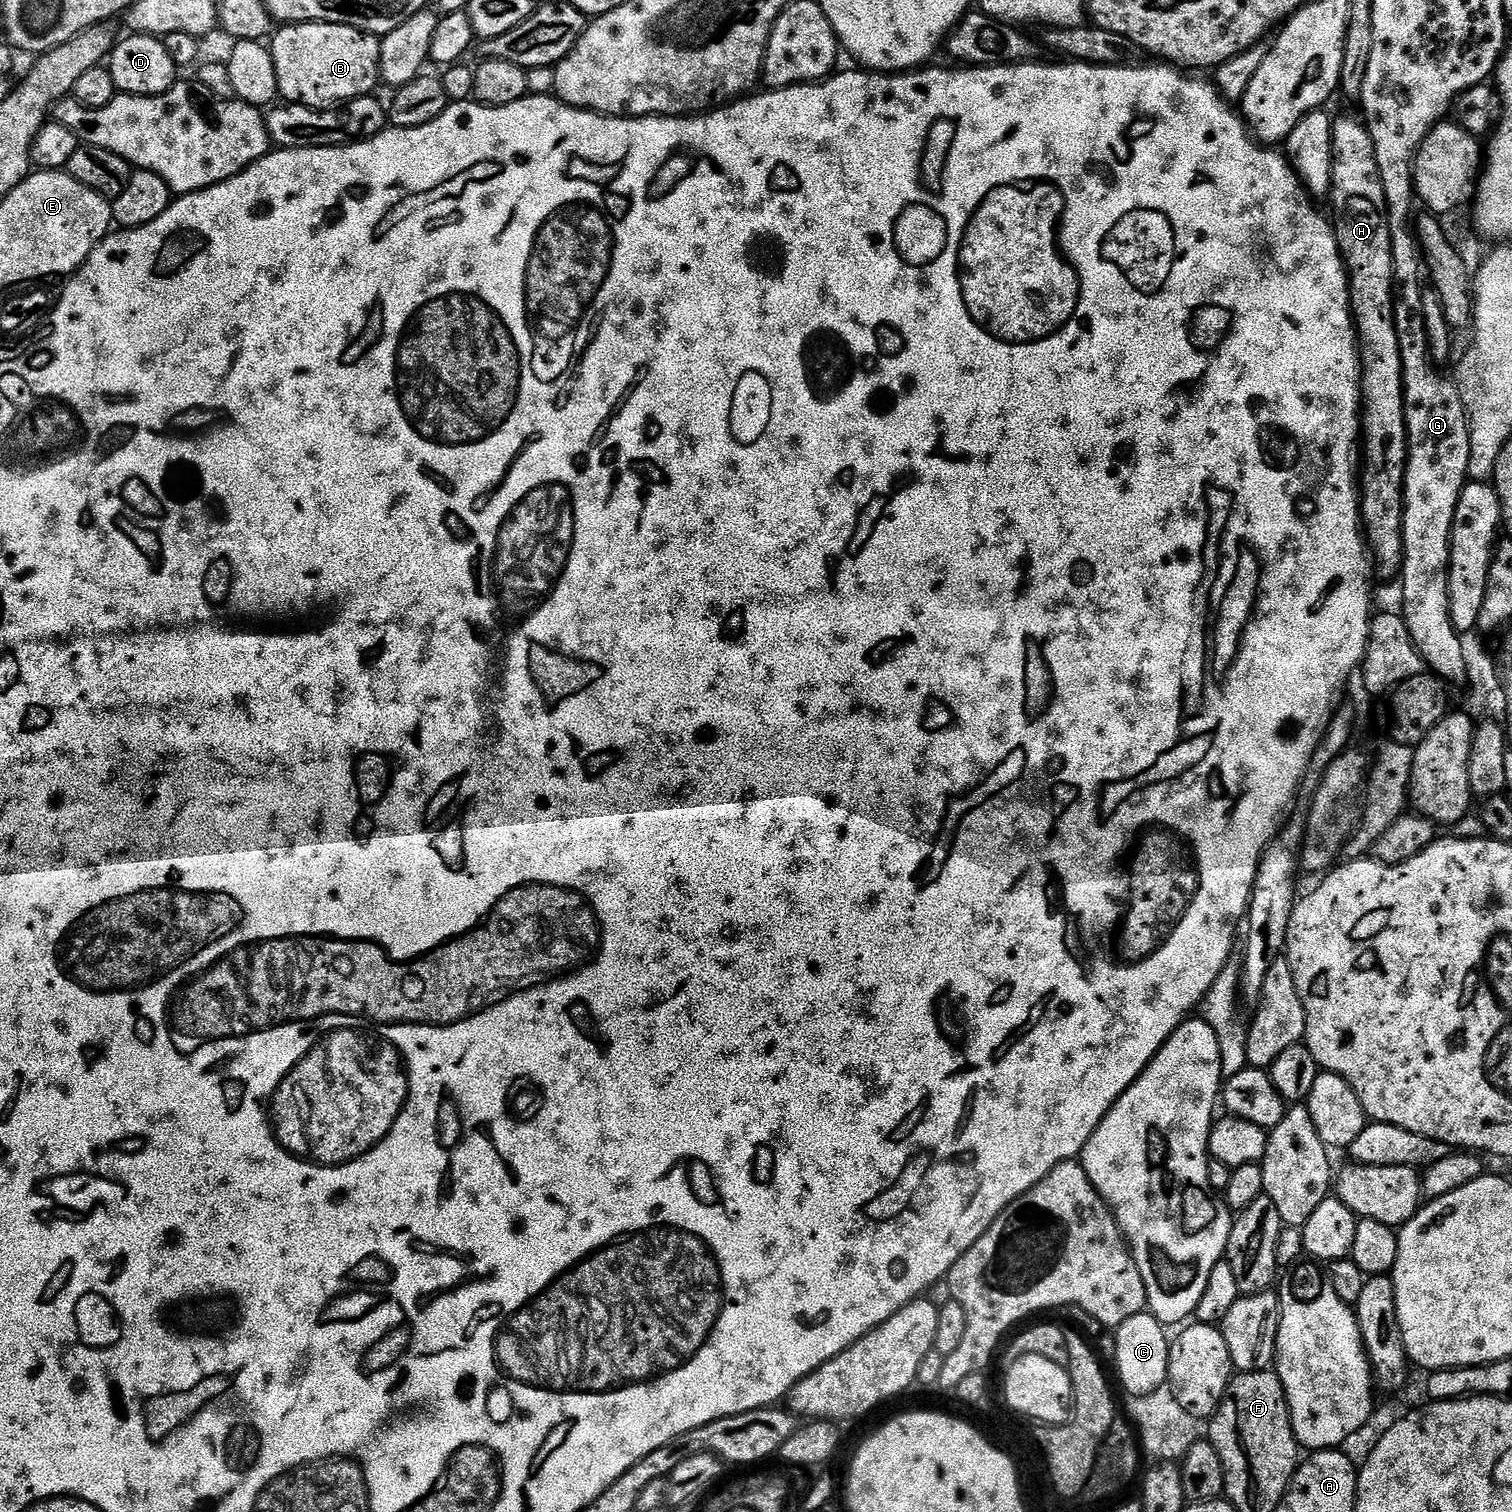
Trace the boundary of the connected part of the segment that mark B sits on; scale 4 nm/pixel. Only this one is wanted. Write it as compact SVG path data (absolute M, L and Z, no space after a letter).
M292 22L275 33L270 40L270 51L272 53L272 61L274 62L274 70L278 78L278 86L280 87L279 95L285 96L283 99L289 104L301 104L307 108L327 109L329 106L340 106L350 100L356 100L359 96L367 96L375 93L376 80L381 79L380 75L380 41L381 37L374 36L370 32L360 32L356 28L351 28L345 24L322 24L319 22Z

